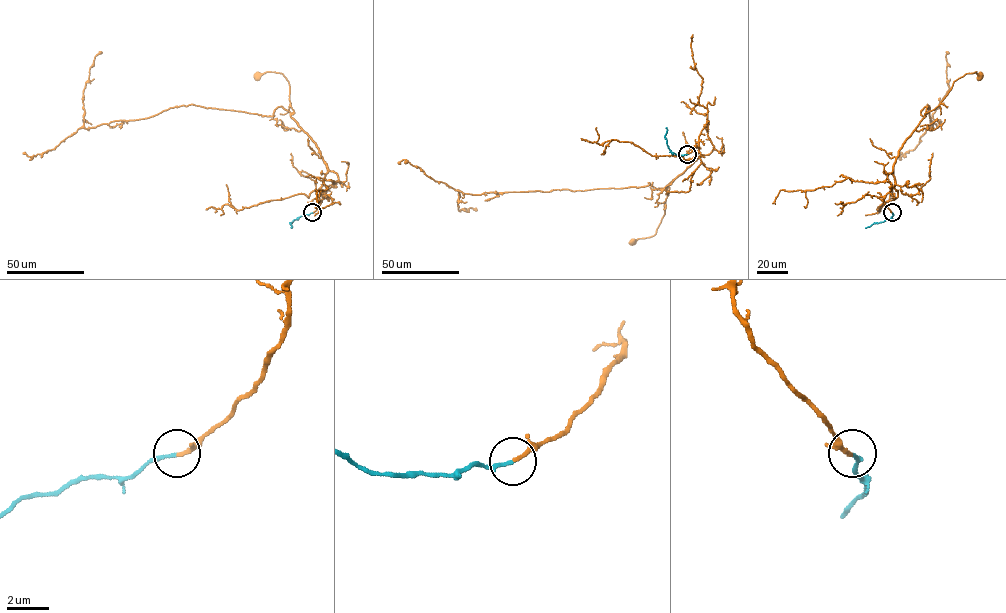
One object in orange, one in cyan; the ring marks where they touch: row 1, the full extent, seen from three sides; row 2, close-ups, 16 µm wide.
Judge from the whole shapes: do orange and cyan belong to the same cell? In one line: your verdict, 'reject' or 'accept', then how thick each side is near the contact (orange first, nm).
accept; 160 nm thick on the orange side, 150 nm on the other

